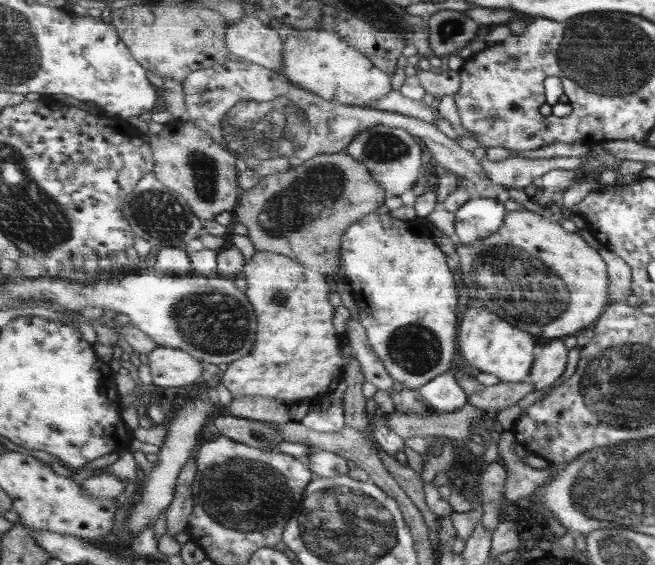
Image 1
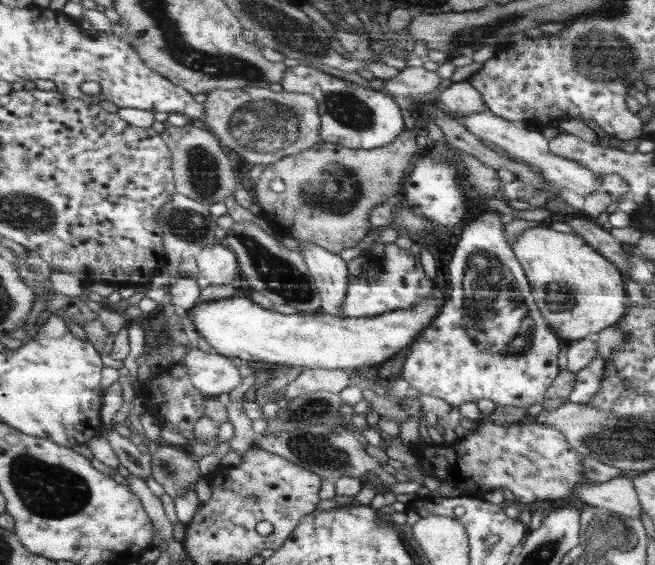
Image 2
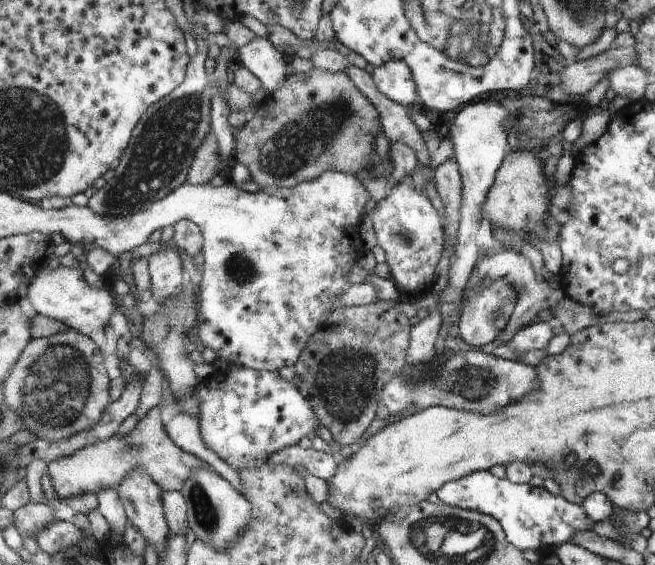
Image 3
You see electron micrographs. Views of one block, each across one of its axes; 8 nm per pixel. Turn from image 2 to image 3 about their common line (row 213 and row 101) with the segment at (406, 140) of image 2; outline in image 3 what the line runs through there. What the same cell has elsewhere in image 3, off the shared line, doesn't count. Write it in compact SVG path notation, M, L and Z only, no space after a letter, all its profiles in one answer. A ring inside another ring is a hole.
M313 68L310 73L291 73L277 88L267 95L258 107L254 118L237 135L236 159L252 175L252 181L260 189L285 187L292 189L304 182L314 181L328 171L341 171L356 176L370 162L374 152L374 136L380 132L381 115L370 99L367 98L352 80L342 71L328 71ZM360 126L366 142L360 146Z

